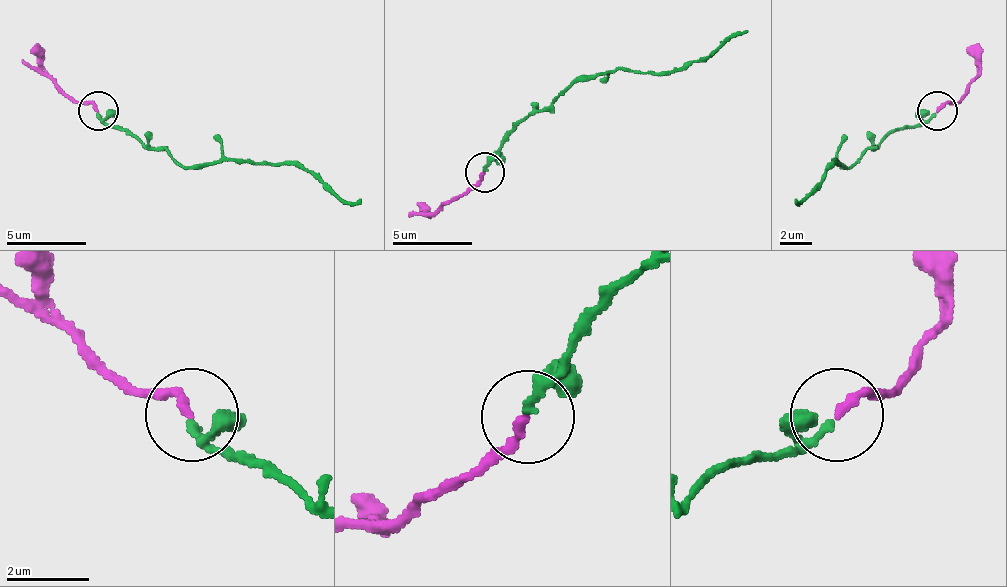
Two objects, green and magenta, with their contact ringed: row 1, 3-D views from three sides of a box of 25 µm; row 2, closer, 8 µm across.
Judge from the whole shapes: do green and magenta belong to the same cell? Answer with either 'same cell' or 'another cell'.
same cell

